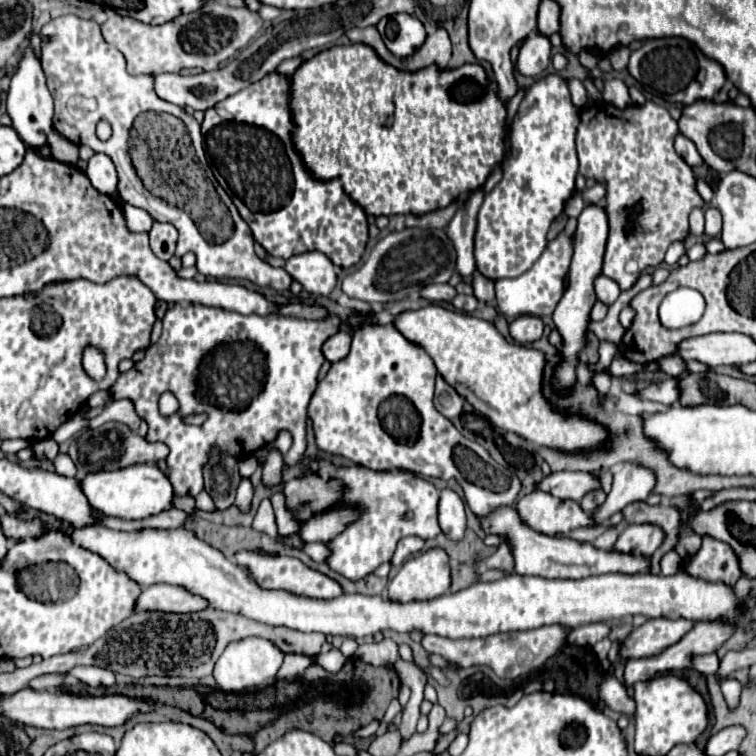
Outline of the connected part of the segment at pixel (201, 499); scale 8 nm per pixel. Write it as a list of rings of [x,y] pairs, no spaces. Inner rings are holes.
[[[205,490],[195,498],[195,508],[197,508],[197,510],[203,510],[203,512],[215,512],[213,500],[209,498],[209,494],[207,494]]]

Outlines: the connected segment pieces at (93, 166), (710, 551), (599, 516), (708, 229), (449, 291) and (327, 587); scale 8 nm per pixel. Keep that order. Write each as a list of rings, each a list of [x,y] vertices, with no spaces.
[[[93,154],[87,162],[85,174],[93,188],[99,190],[101,194],[113,196],[117,192],[117,172],[107,154]]]
[[[703,536],[699,552],[691,556],[683,568],[693,578],[721,582],[727,586],[735,586],[735,582],[745,576],[737,562],[737,554],[733,554],[733,548],[727,542],[711,536]]]
[[[623,464],[623,468],[617,470],[613,478],[615,480],[613,480],[611,492],[607,494],[605,502],[601,504],[601,510],[589,512],[595,526],[605,524],[615,512],[623,510],[631,502],[647,500],[647,496],[651,494],[651,490],[655,486],[655,474],[651,470],[635,466],[635,464]]]
[[[709,206],[709,208],[705,210],[705,234],[707,234],[709,238],[715,238],[715,236],[721,234],[721,214],[719,214],[719,210],[713,208],[713,206]]]
[[[429,284],[421,290],[421,296],[429,302],[451,302],[457,296],[457,290],[449,284]]]
[[[239,550],[239,552],[235,552],[235,562],[237,562],[237,566],[245,568],[249,572],[249,576],[253,580],[257,580],[259,586],[263,586],[263,588],[275,588],[275,590],[281,588],[285,592],[305,596],[305,598],[317,598],[317,600],[331,600],[331,598],[337,598],[343,594],[341,586],[335,580],[327,578],[321,572],[307,568],[299,558],[293,558],[293,556],[259,556],[259,554],[253,554],[247,550]]]

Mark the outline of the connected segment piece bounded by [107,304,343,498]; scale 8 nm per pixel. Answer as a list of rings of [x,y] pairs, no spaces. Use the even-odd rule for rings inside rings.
[[[175,304],[163,316],[163,332],[161,332],[161,338],[147,348],[145,356],[139,362],[135,362],[129,372],[119,374],[117,382],[107,388],[107,394],[109,394],[111,400],[129,398],[133,402],[133,406],[137,410],[137,416],[141,420],[145,420],[147,426],[149,426],[147,436],[145,436],[147,442],[163,442],[163,444],[167,444],[169,456],[165,458],[165,462],[167,462],[167,468],[169,468],[169,482],[173,486],[173,496],[175,498],[179,498],[179,496],[193,496],[195,498],[203,490],[203,466],[211,458],[213,448],[219,448],[221,454],[231,454],[233,458],[243,460],[243,458],[255,454],[253,450],[261,450],[263,446],[267,446],[269,442],[273,442],[281,430],[287,430],[291,434],[291,438],[293,438],[293,444],[291,444],[289,452],[283,456],[283,464],[285,466],[295,466],[303,458],[305,448],[307,448],[307,406],[309,406],[309,400],[311,400],[311,396],[313,396],[313,392],[317,388],[317,374],[321,370],[321,364],[325,362],[325,356],[321,352],[321,346],[323,346],[323,342],[329,336],[333,336],[333,334],[337,334],[341,330],[341,324],[343,322],[341,322],[341,318],[337,314],[329,314],[329,316],[319,318],[319,320],[309,320],[309,318],[289,318],[289,316],[281,316],[281,314],[267,314],[267,316],[259,316],[259,314],[233,314],[231,310],[221,310],[221,308],[215,308],[215,306],[201,306],[201,304],[187,304],[187,306]],[[167,390],[173,392],[175,398],[179,400],[179,410],[175,414],[171,414],[171,416],[161,416],[159,414],[159,408],[157,408],[157,400]],[[191,414],[207,414],[207,420],[203,424],[199,424],[199,426],[185,424],[183,418],[187,418]]]

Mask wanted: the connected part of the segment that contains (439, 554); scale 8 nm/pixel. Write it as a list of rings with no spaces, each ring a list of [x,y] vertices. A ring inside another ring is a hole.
[[[433,548],[403,564],[387,586],[387,598],[393,602],[433,600],[447,594],[449,586],[449,558],[441,548]]]

